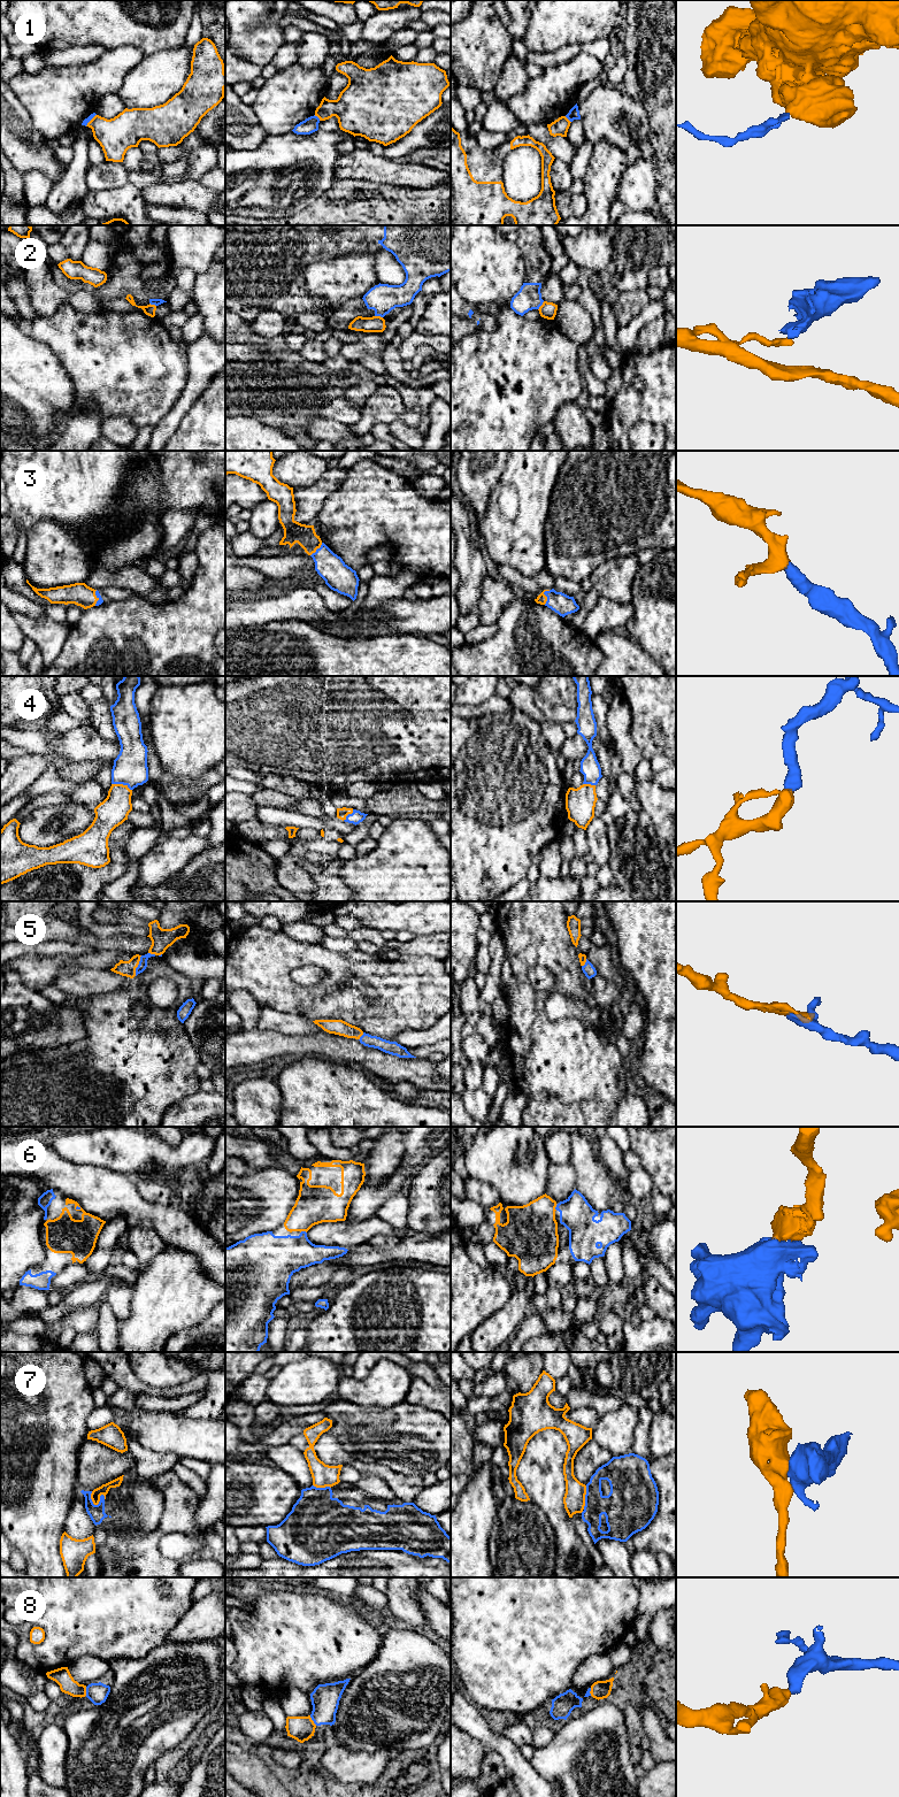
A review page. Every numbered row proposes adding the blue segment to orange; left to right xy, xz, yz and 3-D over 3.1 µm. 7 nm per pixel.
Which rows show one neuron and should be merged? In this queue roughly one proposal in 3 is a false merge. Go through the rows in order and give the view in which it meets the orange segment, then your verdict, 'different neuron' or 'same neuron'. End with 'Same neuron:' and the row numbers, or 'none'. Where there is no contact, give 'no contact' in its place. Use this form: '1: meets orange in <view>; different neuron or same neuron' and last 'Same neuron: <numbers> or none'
1: meets orange in xz; different neuron
2: meets orange in yz; different neuron
3: meets orange in yz; same neuron
4: meets orange in xy; same neuron
5: meets orange in xy; same neuron
6: meets orange in xz; same neuron
7: meets orange in xy; different neuron
8: meets orange in xz; same neuron
Same neuron: 3, 4, 5, 6, 8

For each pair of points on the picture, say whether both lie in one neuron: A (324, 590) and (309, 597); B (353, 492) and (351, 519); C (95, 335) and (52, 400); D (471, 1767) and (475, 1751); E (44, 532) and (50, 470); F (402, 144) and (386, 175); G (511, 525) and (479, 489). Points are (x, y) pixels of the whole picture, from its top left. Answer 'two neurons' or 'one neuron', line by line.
A: two neurons
B: one neuron
C: two neurons
D: one neuron
E: two neurons
F: two neurons
G: two neurons

